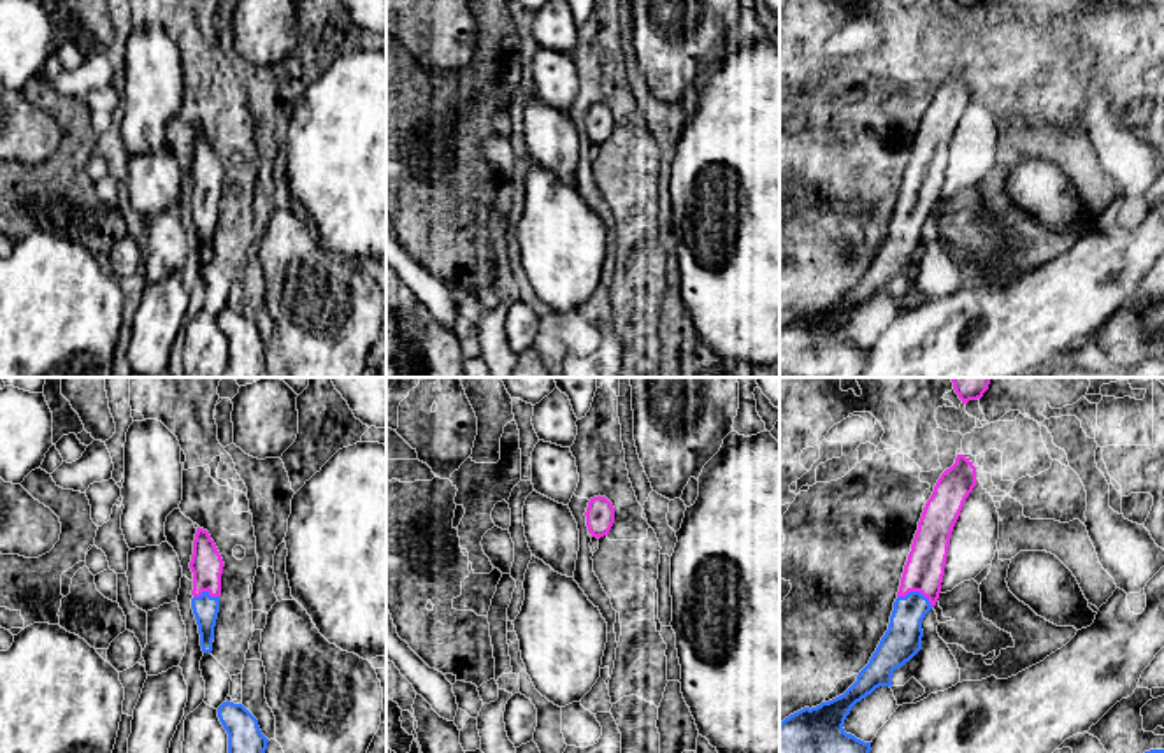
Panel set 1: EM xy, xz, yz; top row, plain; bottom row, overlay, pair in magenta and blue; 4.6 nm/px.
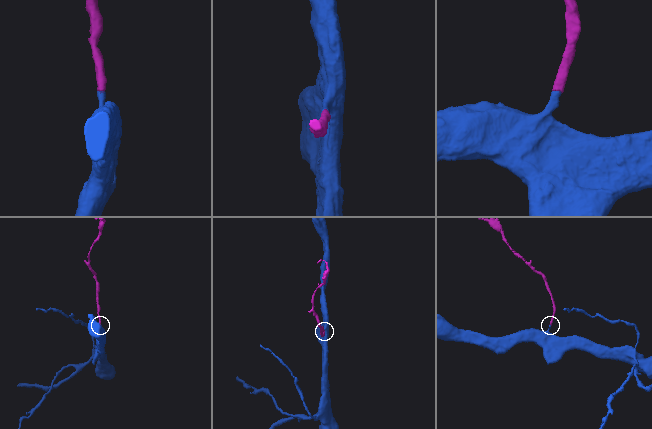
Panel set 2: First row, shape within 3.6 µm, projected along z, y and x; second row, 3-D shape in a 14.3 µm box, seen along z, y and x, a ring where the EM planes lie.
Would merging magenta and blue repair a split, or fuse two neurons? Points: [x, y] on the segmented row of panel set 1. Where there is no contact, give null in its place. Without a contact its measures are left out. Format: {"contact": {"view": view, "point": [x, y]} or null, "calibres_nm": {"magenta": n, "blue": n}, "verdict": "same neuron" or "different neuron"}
{"contact": {"view": "yz", "point": [917, 590]}, "calibres_nm": {"magenta": 180, "blue": 170}, "verdict": "same neuron"}

